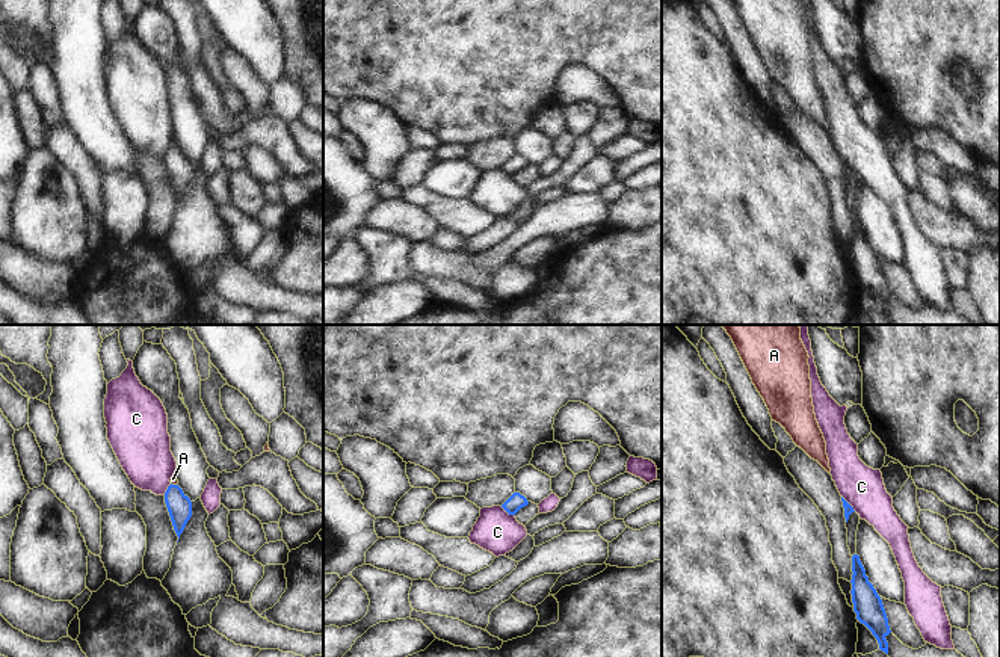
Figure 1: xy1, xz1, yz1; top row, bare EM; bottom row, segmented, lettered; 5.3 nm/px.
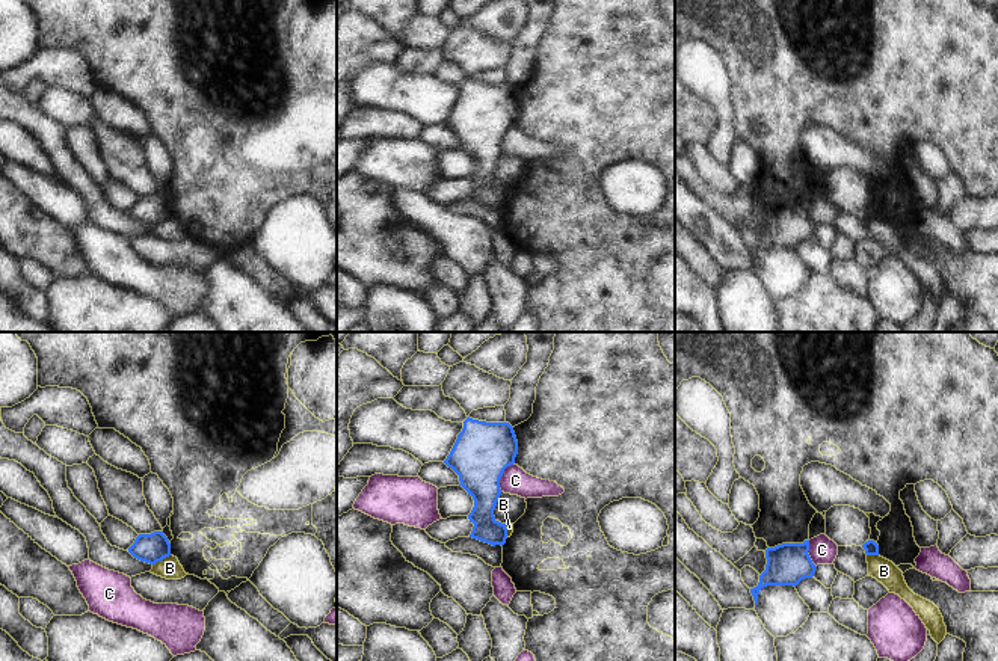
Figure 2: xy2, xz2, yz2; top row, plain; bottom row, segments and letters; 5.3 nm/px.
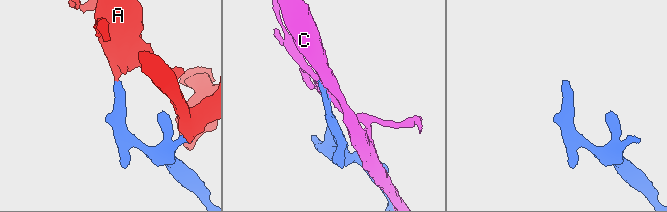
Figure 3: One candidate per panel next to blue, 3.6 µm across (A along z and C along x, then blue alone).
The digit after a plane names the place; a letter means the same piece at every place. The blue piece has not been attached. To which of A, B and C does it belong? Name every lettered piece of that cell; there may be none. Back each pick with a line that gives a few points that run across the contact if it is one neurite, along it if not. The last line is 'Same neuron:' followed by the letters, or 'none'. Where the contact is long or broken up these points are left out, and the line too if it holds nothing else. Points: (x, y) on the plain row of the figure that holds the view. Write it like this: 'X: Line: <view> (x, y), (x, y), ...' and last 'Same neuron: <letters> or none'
A: Line: xy1 (179, 166), (174, 159), (174, 147), (172, 141)
Same neuron: A

